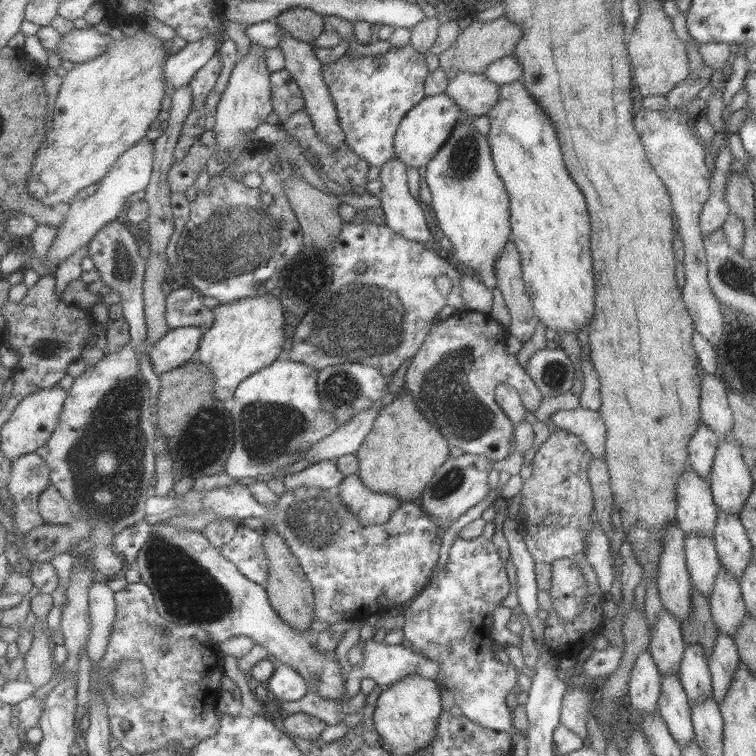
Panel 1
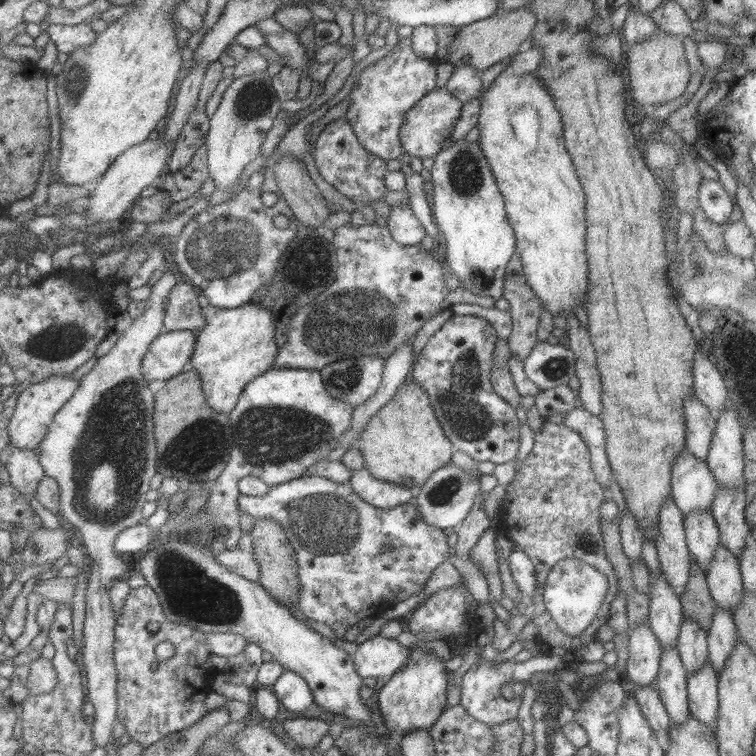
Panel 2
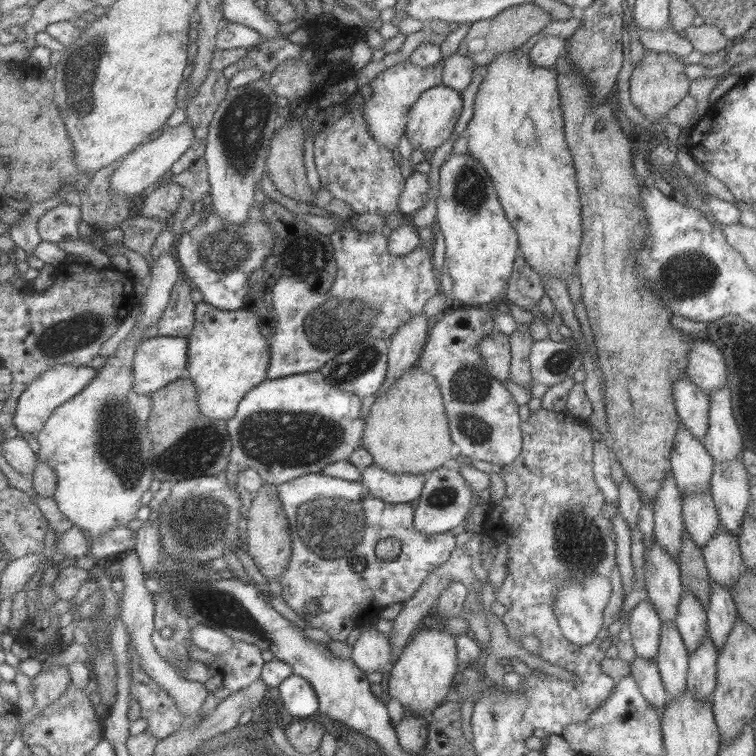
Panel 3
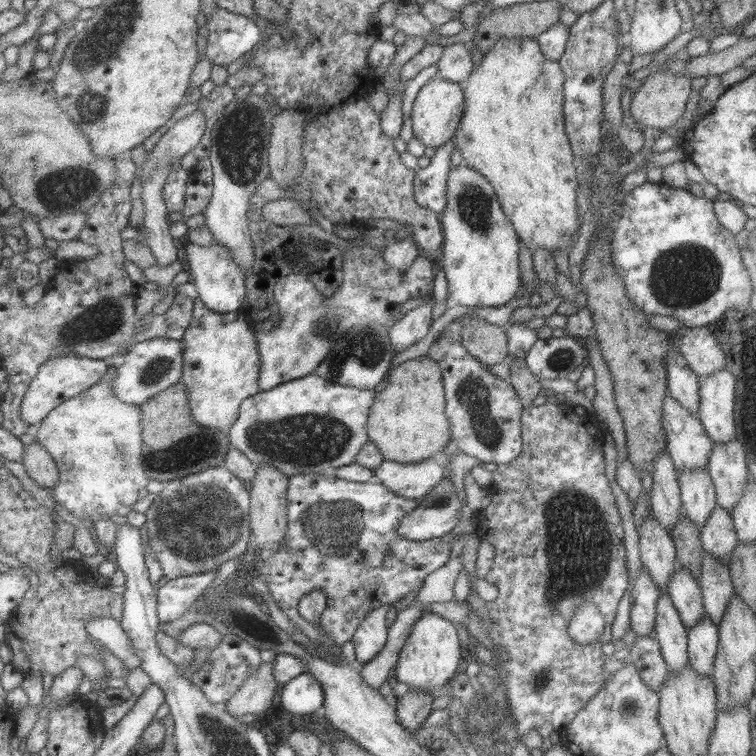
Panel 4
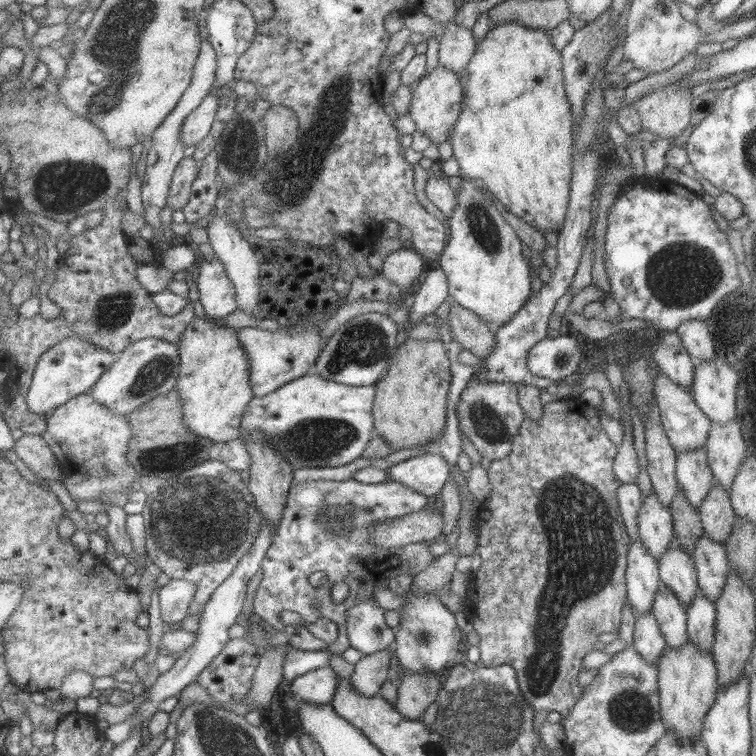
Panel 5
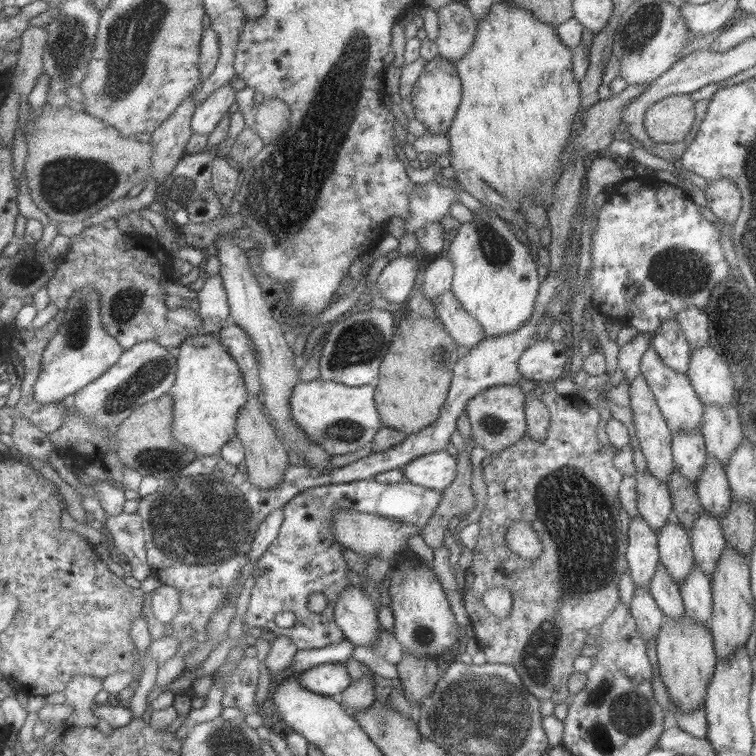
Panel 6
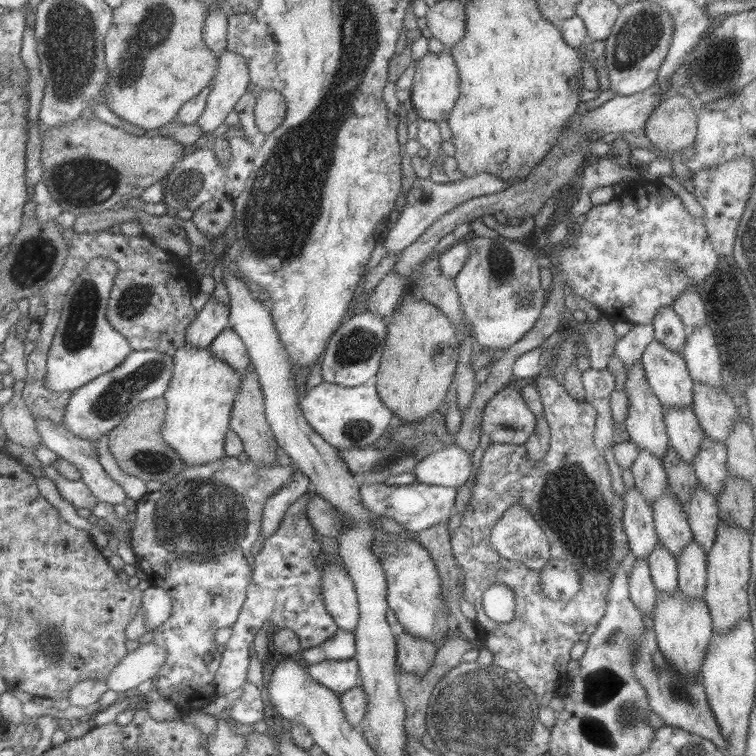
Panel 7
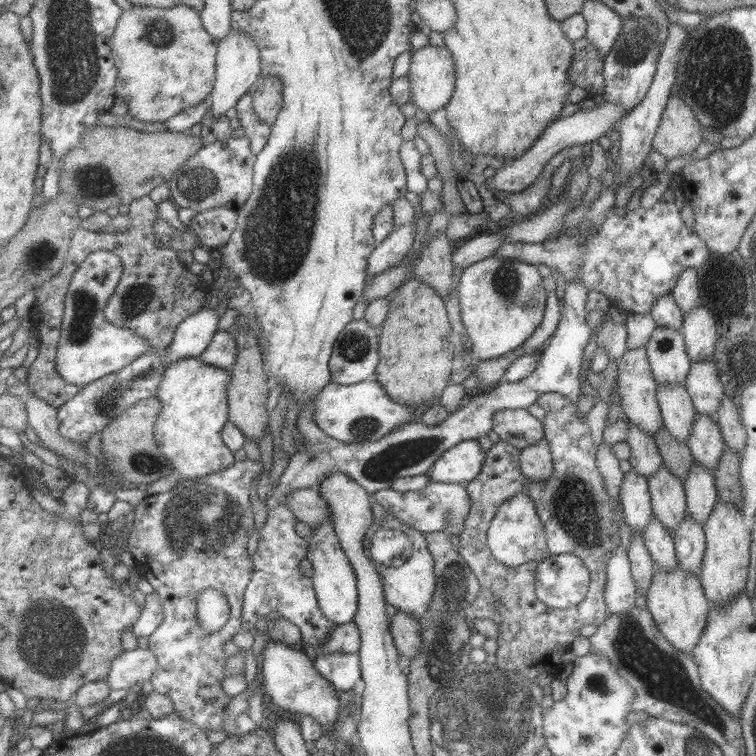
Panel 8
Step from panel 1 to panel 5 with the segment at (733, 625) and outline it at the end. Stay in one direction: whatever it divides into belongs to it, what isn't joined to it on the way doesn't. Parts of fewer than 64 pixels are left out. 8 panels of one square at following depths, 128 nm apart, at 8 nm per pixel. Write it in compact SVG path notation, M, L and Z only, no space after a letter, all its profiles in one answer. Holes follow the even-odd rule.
M714 480L712 487L699 505L701 528L709 540L725 543L736 522L736 514L732 509L730 498L719 483Z

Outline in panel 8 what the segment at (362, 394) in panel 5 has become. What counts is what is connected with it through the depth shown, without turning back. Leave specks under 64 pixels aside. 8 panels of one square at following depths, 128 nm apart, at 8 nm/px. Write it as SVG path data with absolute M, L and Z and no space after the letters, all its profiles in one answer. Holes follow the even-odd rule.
M364 381L355 385L329 384L319 393L314 404L313 420L327 435L345 443L365 443L379 440L393 427L404 423L414 411L410 406L393 402L376 381Z

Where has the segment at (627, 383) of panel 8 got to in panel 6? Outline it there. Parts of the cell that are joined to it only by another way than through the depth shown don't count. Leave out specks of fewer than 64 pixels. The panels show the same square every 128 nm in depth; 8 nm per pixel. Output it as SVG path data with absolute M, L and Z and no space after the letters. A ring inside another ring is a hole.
M639 374L629 384L630 409L633 413L633 424L635 429L635 440L646 460L646 470L650 472L659 482L666 484L670 474L674 471L674 462L672 459L671 433L667 428L667 423L661 416L653 393L649 391L645 379Z

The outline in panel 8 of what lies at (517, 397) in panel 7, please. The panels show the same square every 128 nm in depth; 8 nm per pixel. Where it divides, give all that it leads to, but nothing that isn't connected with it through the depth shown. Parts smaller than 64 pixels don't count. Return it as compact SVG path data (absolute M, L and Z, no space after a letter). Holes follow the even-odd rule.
M504 408L493 411L491 431L499 441L507 442L517 451L544 438L542 421L531 416L527 409Z

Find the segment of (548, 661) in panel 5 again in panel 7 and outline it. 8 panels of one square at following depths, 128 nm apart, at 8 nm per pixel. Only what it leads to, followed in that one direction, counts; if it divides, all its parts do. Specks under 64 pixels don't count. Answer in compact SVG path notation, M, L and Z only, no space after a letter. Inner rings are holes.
M546 375L545 377L538 377L537 379L532 381L534 386L536 387L537 393L539 393L540 403L542 404L542 414L547 421L548 427L550 428L550 440L549 440L549 450L547 450L547 454L544 458L541 458L541 462L533 463L531 468L515 468L515 446L509 444L500 444L500 443L491 443L489 447L485 449L483 452L483 456L481 457L479 468L477 469L477 476L475 477L475 483L473 483L473 487L470 487L470 499L469 504L467 505L466 511L461 513L461 524L450 537L450 543L452 548L452 555L456 560L456 564L460 566L462 572L464 572L464 595L463 597L466 599L466 602L473 605L475 609L475 619L473 620L475 624L475 630L478 634L478 640L482 641L484 648L489 650L492 654L492 662L493 666L500 666L501 669L505 671L510 671L515 673L520 679L521 682L524 682L524 685L534 692L537 697L540 697L545 692L555 692L555 694L559 694L556 688L559 688L564 682L566 682L569 677L565 670L567 670L567 662L569 662L569 650L571 650L571 646L575 644L575 642L579 641L579 636L584 632L585 628L589 625L596 625L604 615L606 611L607 604L607 591L609 591L609 587L611 587L611 579L614 577L614 574L617 572L617 569L620 568L621 560L623 560L623 556L628 552L628 542L626 539L626 534L624 533L624 528L622 525L622 512L624 509L624 498L623 495L617 495L615 490L611 487L611 476L609 475L609 469L607 469L607 463L605 463L604 458L595 450L595 446L593 444L593 434L595 430L595 421L597 418L597 411L595 407L591 403L587 403L586 401L579 402L574 398L571 398L565 392L560 384L557 384L553 378ZM513 505L521 505L524 506L530 513L531 516L539 523L541 530L544 532L544 535L547 537L550 558L560 558L560 560L567 560L571 562L577 570L577 576L579 579L579 590L577 590L577 594L574 597L571 597L568 601L559 600L559 599L550 599L547 598L543 592L541 592L541 586L539 586L540 572L537 571L537 574L517 574L517 562L512 562L512 560L507 560L506 558L500 557L497 554L497 551L493 548L493 545L490 541L490 532L493 528L493 525L499 520L499 517L505 512L508 508L511 508ZM491 584L505 584L507 588L513 592L514 595L514 618L513 620L506 623L493 622L482 610L481 599L483 592Z

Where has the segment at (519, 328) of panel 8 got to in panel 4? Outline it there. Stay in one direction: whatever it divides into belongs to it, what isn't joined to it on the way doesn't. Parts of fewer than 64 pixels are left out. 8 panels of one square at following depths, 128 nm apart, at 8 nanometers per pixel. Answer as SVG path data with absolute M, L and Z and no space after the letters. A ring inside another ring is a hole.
M461 163L449 169L446 180L445 208L439 213L443 242L437 258L446 278L446 290L451 303L485 308L501 306L520 294L518 249L521 242L502 208L489 181L476 170Z

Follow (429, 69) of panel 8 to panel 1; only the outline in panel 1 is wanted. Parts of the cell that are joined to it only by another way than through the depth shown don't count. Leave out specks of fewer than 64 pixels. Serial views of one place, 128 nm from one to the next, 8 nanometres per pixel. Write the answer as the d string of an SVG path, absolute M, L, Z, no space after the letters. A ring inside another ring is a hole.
M445 93L423 98L419 105L406 113L398 124L394 134L394 158L402 162L406 168L421 168L435 156L440 146L449 138L453 127L462 111Z

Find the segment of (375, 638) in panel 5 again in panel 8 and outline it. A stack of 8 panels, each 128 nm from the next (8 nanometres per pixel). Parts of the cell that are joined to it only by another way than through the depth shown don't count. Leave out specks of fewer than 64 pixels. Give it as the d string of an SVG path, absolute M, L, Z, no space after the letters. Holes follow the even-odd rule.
M332 516L312 528L313 535L310 539L307 538L310 542L308 558L313 564L312 578L319 604L327 618L336 622L337 626L347 624L355 620L359 610L359 580L354 566L341 546Z

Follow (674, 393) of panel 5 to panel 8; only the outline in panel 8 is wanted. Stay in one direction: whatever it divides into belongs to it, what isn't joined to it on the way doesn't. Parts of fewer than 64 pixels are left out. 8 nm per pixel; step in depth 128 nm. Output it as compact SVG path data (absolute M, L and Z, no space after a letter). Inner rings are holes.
M655 326L644 348L657 387L673 387L685 382L691 362L680 331Z

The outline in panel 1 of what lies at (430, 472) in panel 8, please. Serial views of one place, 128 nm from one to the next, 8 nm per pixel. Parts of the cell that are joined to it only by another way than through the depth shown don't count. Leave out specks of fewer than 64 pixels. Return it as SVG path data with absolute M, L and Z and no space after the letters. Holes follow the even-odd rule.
M358 474L346 476L337 487L337 493L348 510L358 515L362 526L387 522L402 502L390 494L367 490Z

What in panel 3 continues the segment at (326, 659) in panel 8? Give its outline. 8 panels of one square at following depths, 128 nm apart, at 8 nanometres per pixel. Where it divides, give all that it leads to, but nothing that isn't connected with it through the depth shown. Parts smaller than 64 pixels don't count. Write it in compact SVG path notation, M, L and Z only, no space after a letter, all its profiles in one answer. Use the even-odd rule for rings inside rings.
M293 673L279 686L280 697L289 714L311 716L320 711L319 695L314 686L302 676Z

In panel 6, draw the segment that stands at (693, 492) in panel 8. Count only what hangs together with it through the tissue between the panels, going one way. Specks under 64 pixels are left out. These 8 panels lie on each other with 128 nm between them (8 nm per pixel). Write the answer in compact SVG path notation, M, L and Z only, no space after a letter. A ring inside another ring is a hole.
M702 510L689 530L689 537L694 564L710 579L726 546L719 519Z

